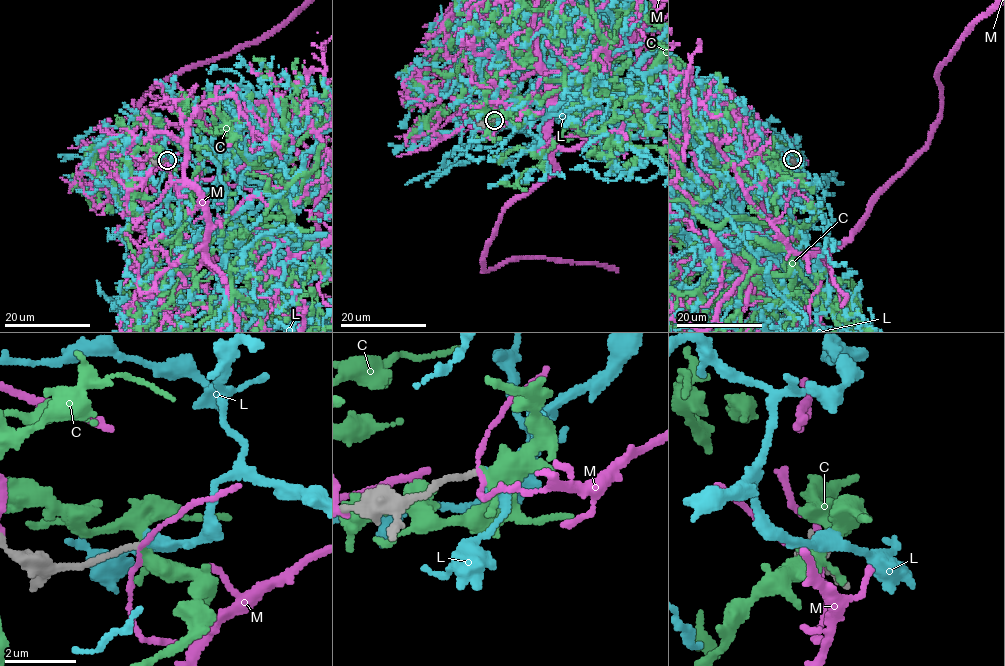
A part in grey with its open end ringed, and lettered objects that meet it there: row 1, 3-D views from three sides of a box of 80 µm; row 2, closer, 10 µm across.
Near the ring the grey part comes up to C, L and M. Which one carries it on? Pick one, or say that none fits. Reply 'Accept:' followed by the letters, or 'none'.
Accept: L

